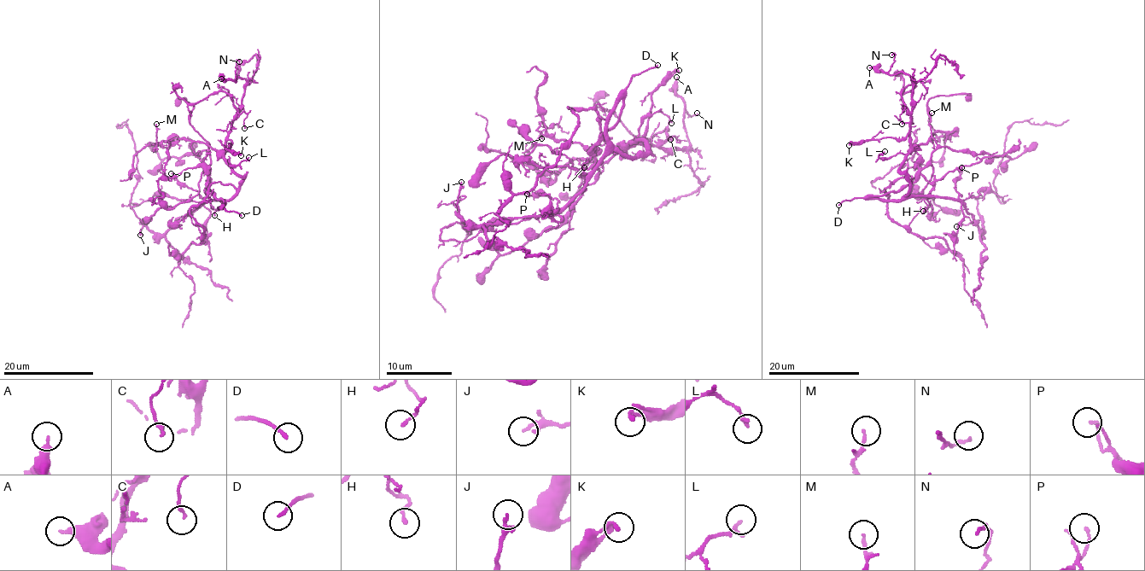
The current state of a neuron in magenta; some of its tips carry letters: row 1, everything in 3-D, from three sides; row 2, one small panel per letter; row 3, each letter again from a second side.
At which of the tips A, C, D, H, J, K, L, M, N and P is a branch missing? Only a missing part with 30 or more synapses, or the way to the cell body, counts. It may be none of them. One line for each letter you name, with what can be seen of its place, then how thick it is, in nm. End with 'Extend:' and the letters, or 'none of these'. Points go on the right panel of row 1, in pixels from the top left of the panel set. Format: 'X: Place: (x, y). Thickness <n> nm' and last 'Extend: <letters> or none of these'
D: Place: (838, 205). Thickness 180 nm
Extend: D

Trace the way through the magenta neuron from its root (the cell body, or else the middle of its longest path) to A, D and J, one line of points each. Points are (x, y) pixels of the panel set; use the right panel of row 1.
A: (917, 197), (908, 195), (908, 178), (900, 171), (910, 148), (912, 79), (901, 72), (887, 74), (869, 67)
D: (917, 197), (896, 200), (854, 198), (838, 205)
J: (917, 197), (952, 197), (963, 203), (980, 230), (984, 226), (981, 220), (977, 219), (956, 226)

